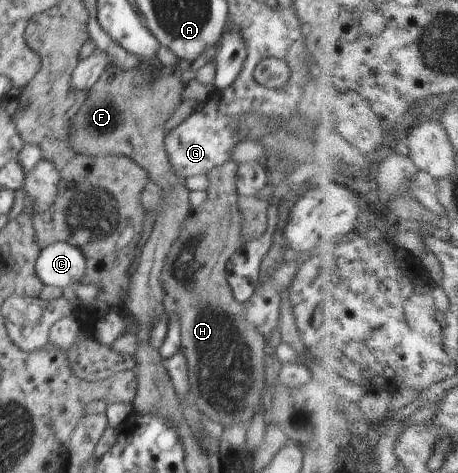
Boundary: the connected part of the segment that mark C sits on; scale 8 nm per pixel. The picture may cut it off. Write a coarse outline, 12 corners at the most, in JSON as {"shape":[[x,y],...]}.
{"shape":[[69,241],[41,247],[35,264],[44,285],[84,283],[84,252]]}

